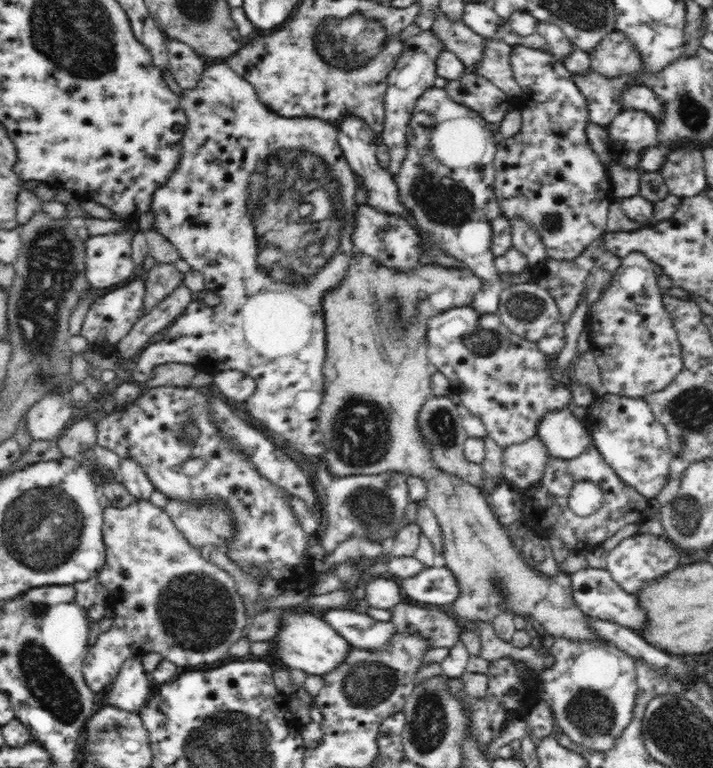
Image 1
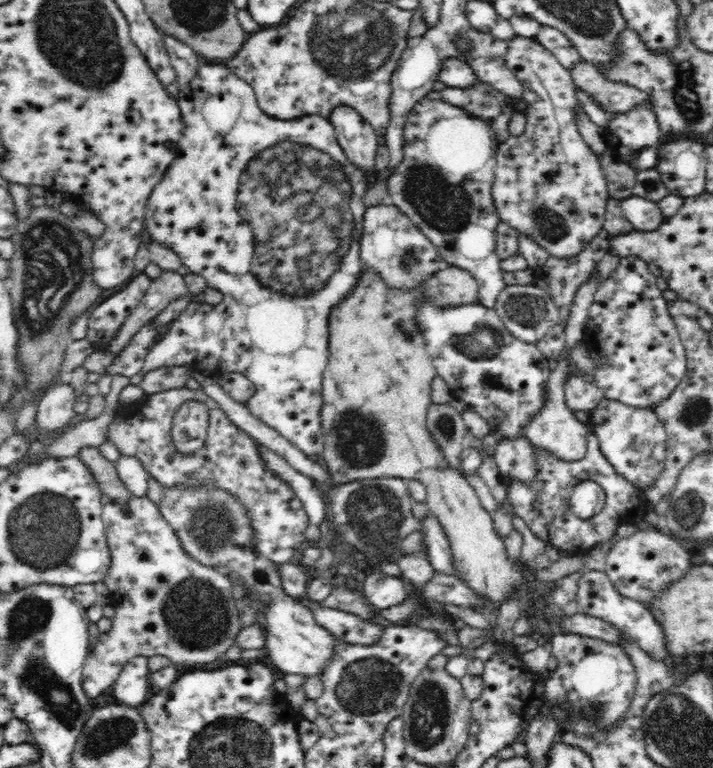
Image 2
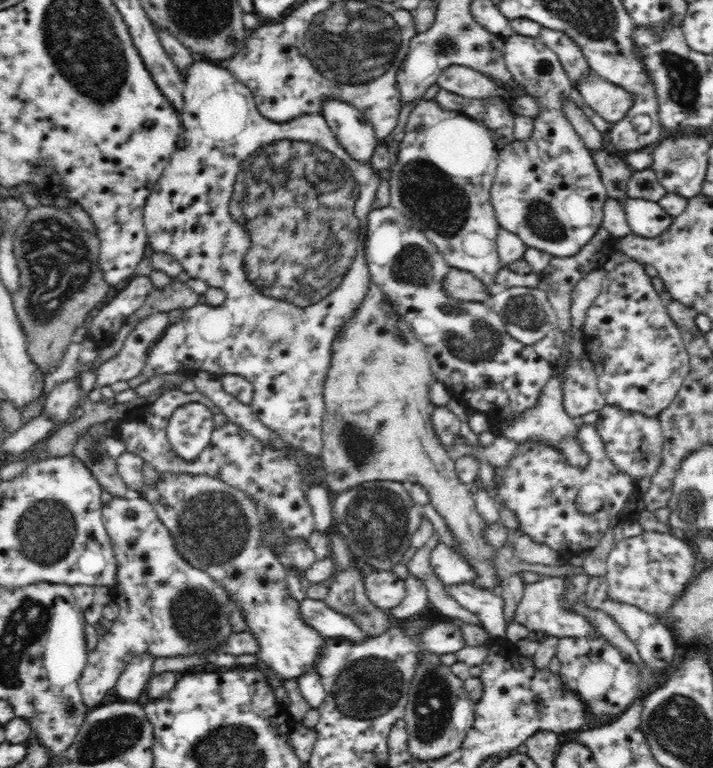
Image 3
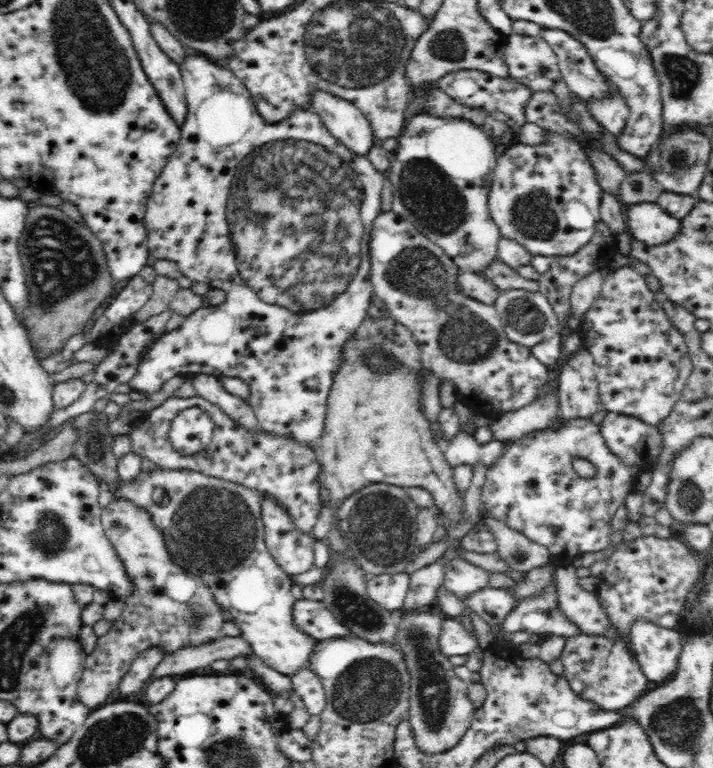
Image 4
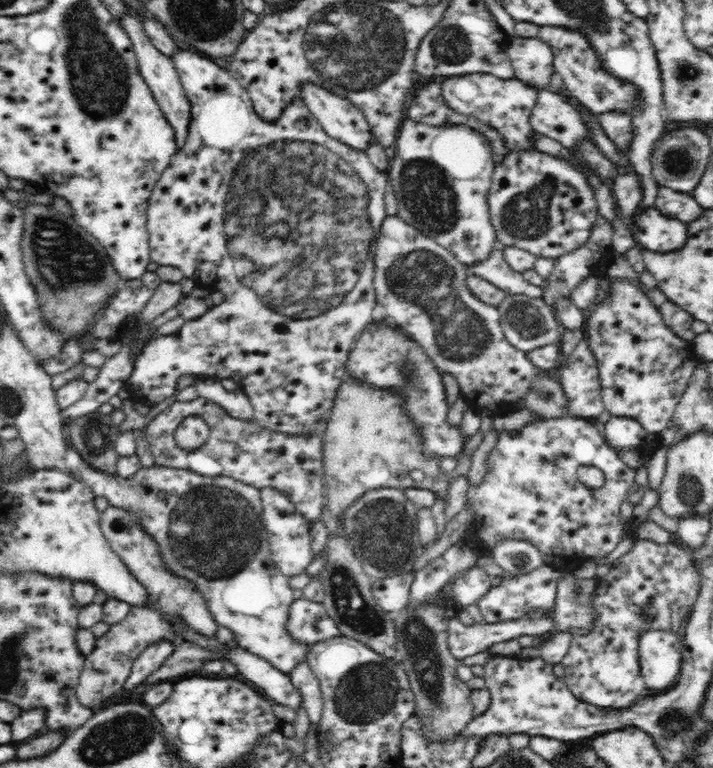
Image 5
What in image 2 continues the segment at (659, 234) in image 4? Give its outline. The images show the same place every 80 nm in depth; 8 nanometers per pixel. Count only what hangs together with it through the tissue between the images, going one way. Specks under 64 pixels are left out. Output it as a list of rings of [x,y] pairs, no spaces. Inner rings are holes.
[[[632,195],[621,199],[620,206],[632,230],[656,230],[668,220],[653,200]]]

